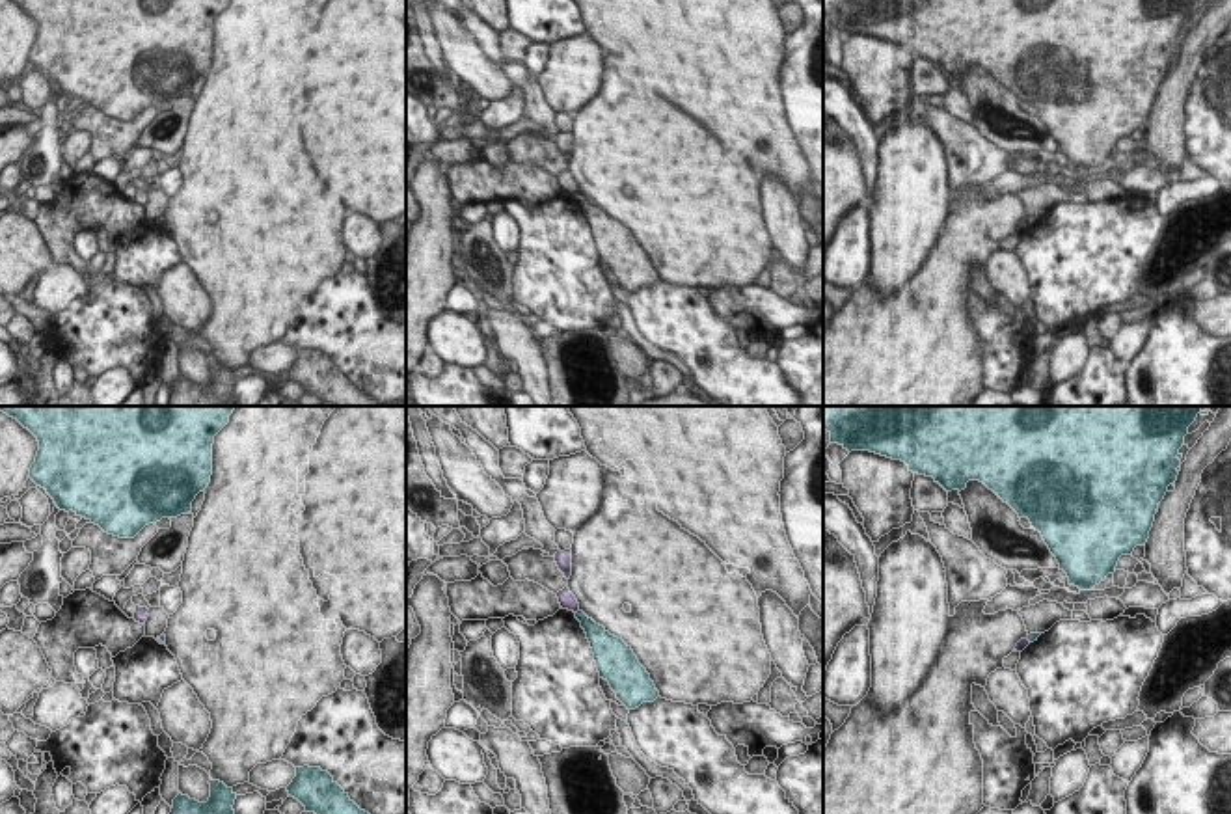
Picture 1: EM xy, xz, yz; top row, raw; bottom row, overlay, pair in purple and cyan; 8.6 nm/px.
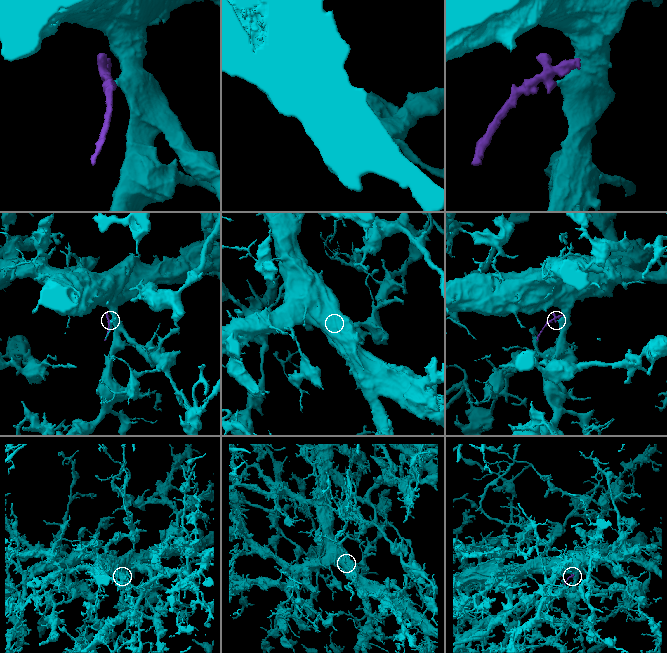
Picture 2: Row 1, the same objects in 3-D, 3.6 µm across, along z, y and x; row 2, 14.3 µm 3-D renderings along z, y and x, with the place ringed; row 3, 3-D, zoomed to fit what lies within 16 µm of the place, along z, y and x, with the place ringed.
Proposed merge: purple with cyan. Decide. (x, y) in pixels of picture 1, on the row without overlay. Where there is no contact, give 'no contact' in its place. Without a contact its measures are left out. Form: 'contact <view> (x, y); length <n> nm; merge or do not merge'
contact xy (159, 222); length 100 nm; do not merge

